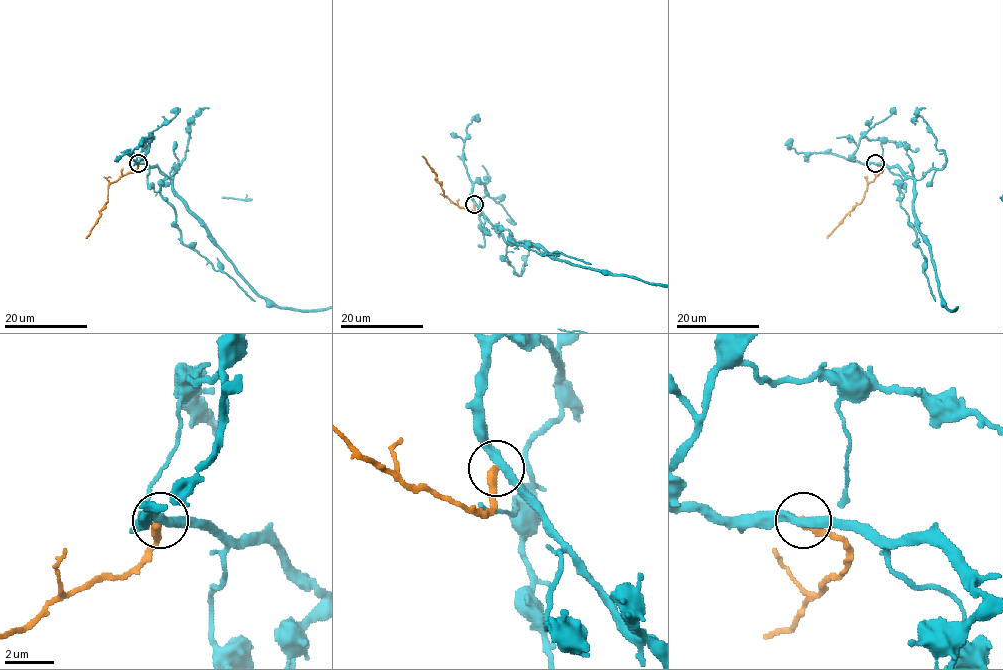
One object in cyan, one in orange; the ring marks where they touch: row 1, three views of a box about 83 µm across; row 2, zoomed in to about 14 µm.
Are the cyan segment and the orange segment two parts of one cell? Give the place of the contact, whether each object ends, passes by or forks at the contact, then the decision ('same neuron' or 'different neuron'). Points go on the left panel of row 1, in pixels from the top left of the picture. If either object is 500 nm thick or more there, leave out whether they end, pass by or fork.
at (138, 163); cyan passes by; orange ends there; different neuron

